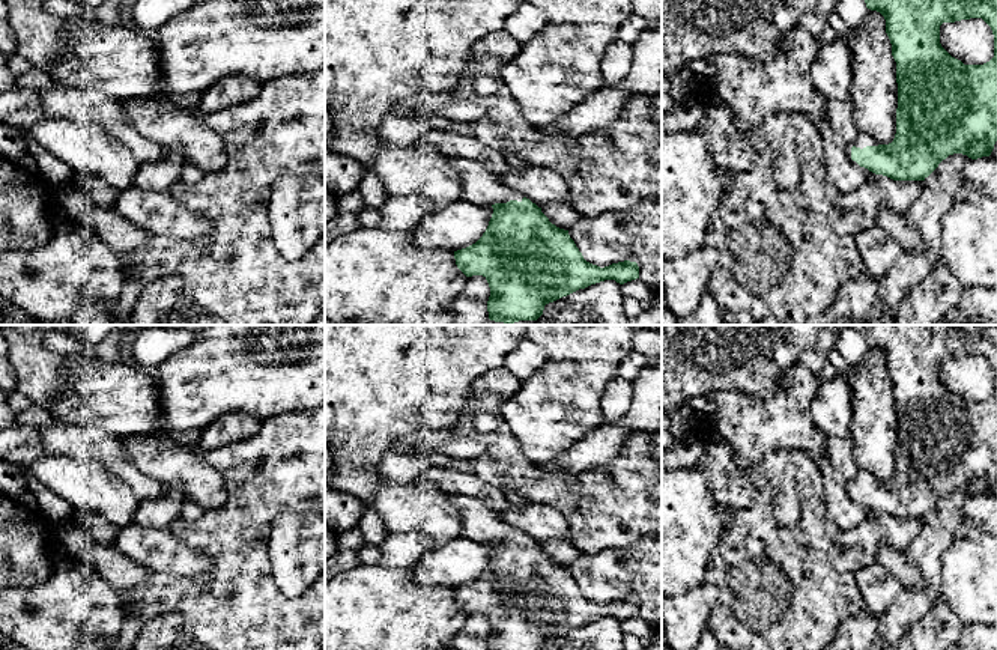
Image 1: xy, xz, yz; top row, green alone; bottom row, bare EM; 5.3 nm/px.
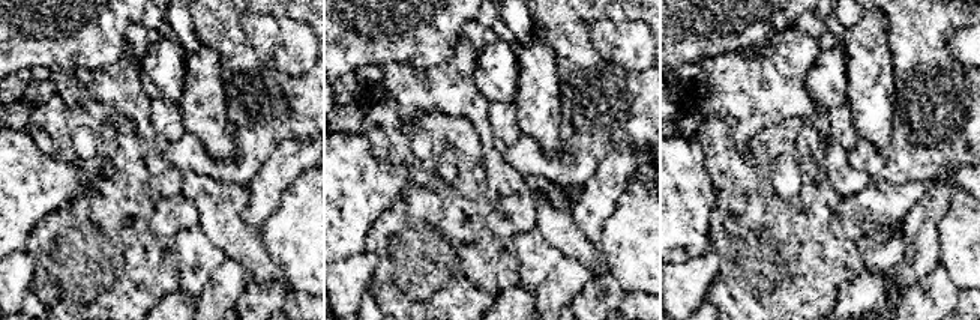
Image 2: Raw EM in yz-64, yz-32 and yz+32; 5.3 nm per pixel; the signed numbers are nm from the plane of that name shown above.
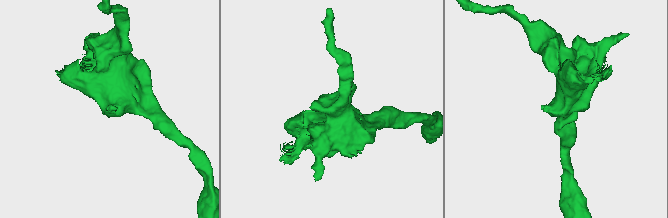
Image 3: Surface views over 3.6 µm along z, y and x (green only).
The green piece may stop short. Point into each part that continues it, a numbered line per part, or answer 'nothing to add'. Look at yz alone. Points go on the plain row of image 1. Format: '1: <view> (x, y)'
1: yz (863, 476)

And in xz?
1: xz (478, 522)

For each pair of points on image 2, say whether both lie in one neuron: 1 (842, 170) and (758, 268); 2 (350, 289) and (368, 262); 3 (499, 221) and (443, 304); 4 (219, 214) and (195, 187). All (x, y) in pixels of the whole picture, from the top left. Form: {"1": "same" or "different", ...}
{"1": "different", "2": "same", "3": "different", "4": "same"}

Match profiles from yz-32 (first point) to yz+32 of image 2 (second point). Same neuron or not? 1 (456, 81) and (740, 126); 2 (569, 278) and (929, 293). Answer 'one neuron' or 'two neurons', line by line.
1: one neuron
2: two neurons

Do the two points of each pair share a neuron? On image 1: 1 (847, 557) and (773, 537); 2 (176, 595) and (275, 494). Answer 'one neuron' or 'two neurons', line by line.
1: two neurons
2: one neuron

